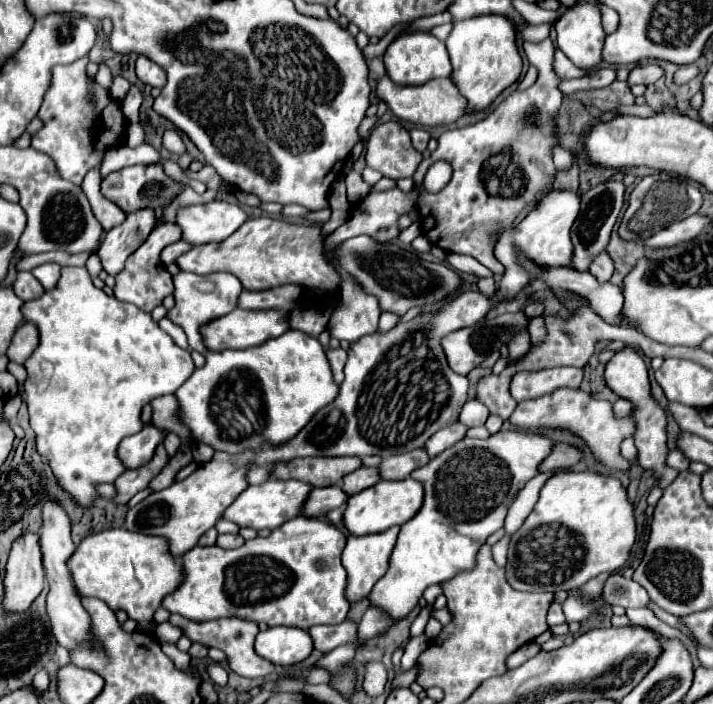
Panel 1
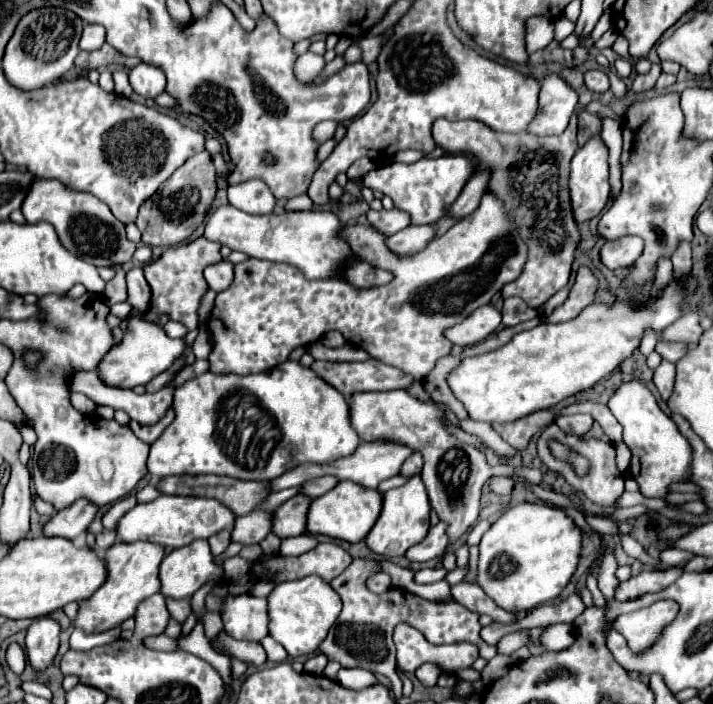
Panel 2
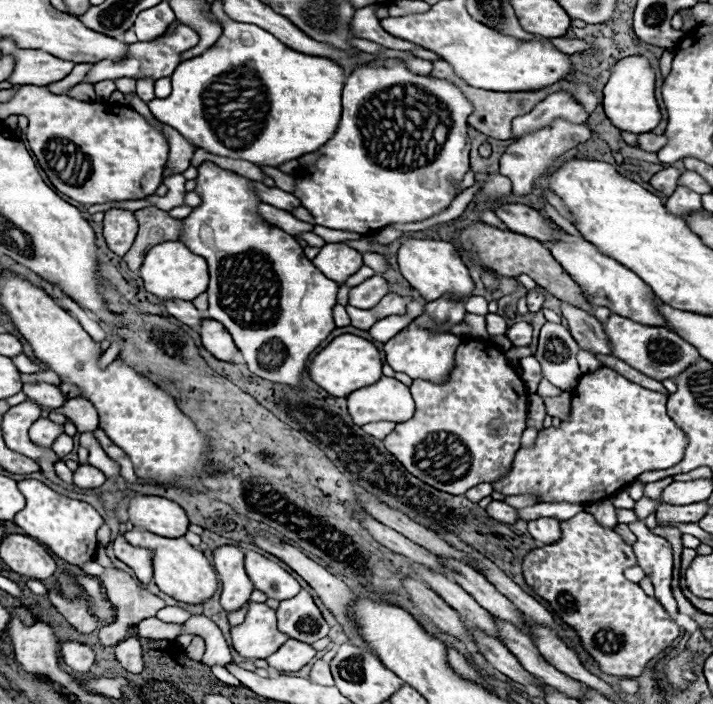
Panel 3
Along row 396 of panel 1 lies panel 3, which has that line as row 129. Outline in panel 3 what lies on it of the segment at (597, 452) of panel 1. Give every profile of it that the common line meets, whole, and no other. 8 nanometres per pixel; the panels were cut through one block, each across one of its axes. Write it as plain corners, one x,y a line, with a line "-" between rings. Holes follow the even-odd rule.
556,118
550,126
540,128
536,132
530,132
530,134
524,134
516,142
512,142
506,148
506,152
502,154
502,158
500,158
500,172
512,180
512,186
514,186
512,190
514,190
516,196
526,196
526,194
532,192
534,182
540,176
548,174
552,164
566,150
570,150
570,148
574,148
574,146
578,146
578,144
590,140
590,138
592,138
592,130
588,128
586,122
584,124
572,124
572,122
564,120
564,118

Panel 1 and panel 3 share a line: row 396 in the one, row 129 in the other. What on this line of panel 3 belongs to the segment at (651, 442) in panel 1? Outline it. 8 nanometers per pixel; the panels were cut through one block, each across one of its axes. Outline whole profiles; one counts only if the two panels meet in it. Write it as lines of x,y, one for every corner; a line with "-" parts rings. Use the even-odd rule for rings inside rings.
626,56
614,64
610,80
604,86
602,106
612,124
620,130
644,134
652,132
660,124
662,114
654,98
654,70
644,56

